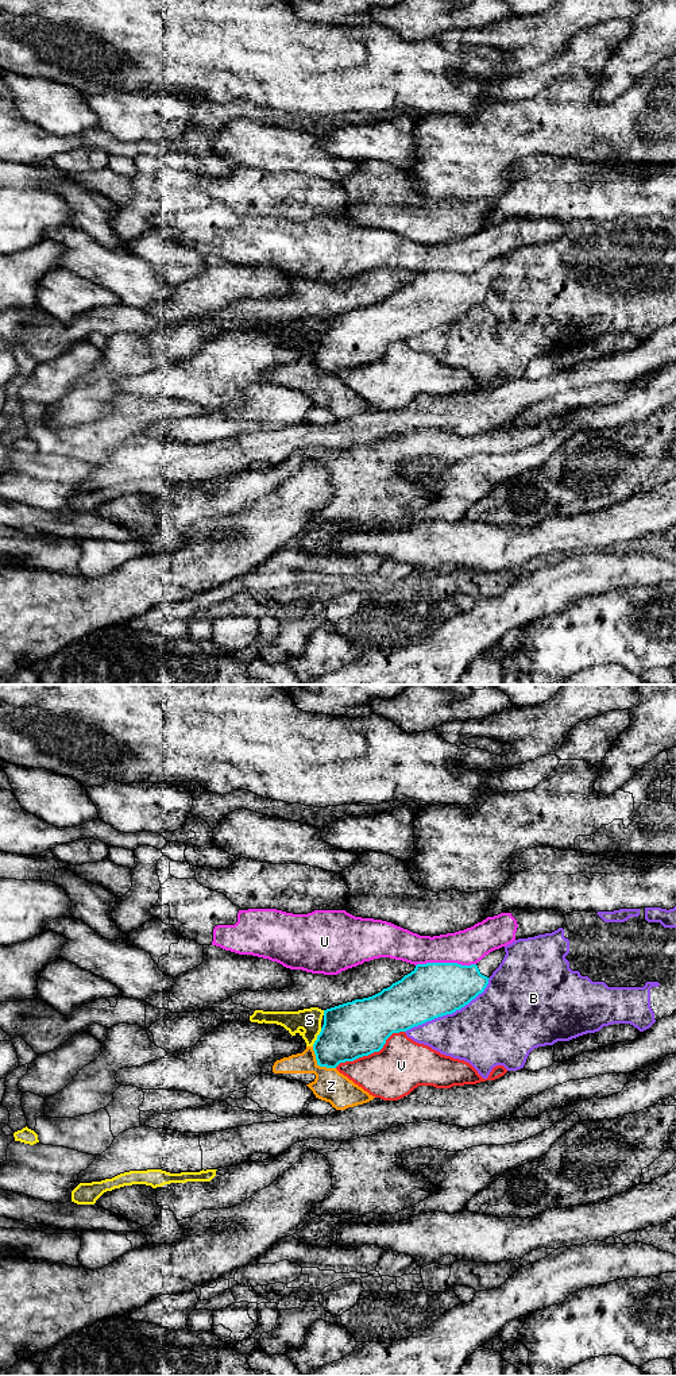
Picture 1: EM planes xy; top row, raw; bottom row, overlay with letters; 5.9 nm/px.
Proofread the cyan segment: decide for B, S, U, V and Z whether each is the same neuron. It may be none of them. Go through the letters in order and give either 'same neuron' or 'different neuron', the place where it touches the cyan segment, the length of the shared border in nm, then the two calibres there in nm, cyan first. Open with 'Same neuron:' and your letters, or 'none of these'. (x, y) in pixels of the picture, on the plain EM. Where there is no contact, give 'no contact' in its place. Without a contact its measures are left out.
Same neuron: none of these
B: different neuron; meets cyan in xy at (449, 322); contact 600 nm long; 320 nm thick on the cyan side, 400 nm on the other
S: different neuron; meets cyan in xy at (317, 346); contact 130 nm long; 340 nm thick on the cyan side, 140 nm on the other
U: different neuron; meets cyan in xy at (445, 272); contact 360 nm long; 320 nm thick on the cyan side, 220 nm on the other
V: different neuron; meets cyan in xy at (370, 362); contact 460 nm long; 340 nm thick on the cyan side, 320 nm on the other
Z: different neuron; meets cyan in xy at (319, 373); contact 190 nm long; 300 nm thick on the cyan side, 190 nm on the other

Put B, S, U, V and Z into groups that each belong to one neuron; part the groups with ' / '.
B / S Z / U / V

